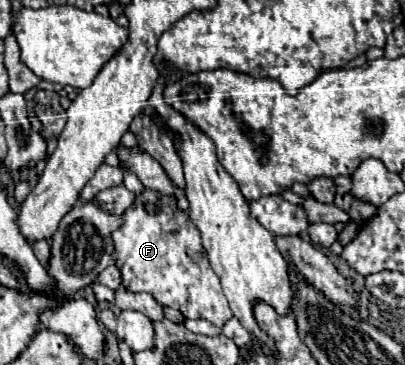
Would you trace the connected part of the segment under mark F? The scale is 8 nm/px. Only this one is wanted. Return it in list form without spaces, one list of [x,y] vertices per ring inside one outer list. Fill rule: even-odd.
[[[144,190],[134,204],[122,214],[122,226],[112,232],[116,266],[122,274],[122,286],[128,292],[148,292],[162,306],[180,310],[186,318],[208,320],[224,326],[232,318],[232,310],[222,292],[220,280],[210,268],[206,250],[202,248],[200,232],[186,212],[176,208],[176,200],[154,190]],[[176,222],[176,232],[166,232],[164,224]]]

